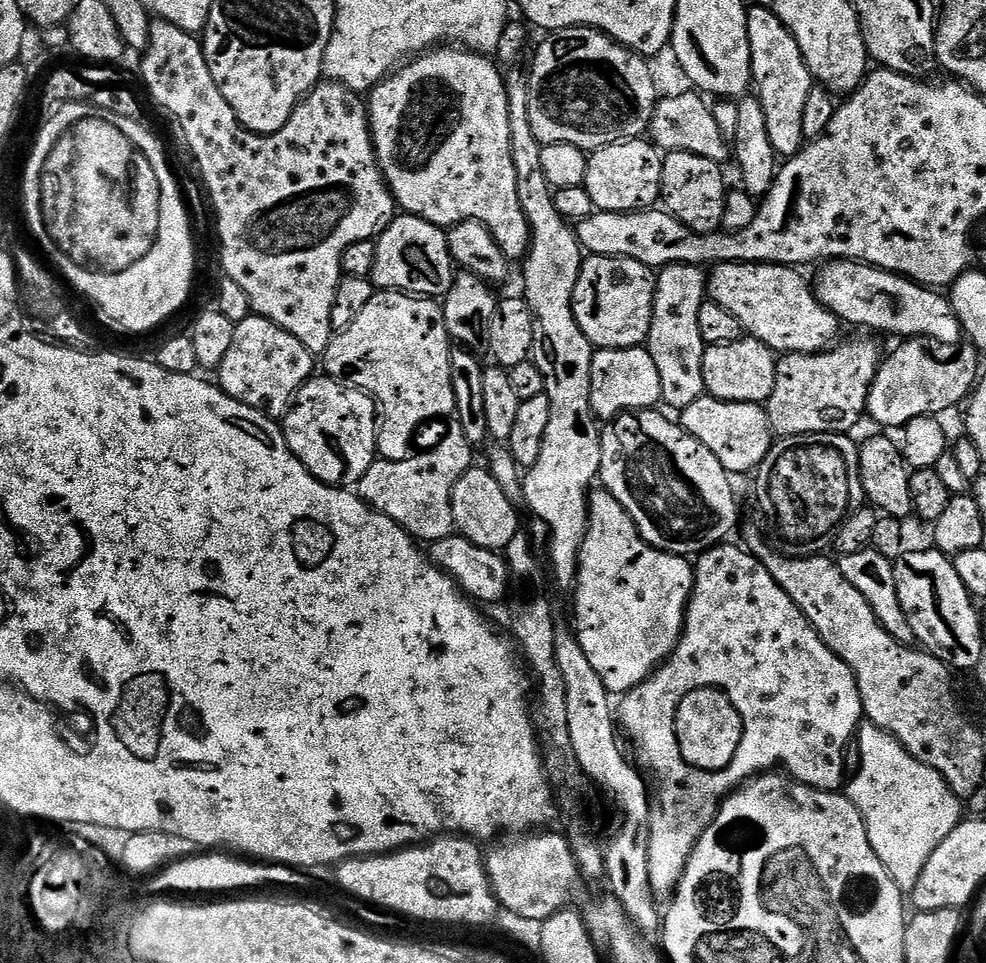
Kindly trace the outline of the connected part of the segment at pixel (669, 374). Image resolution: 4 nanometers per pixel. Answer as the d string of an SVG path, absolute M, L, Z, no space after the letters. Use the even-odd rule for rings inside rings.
M671 264L659 269L652 293L652 325L646 347L658 366L662 378L661 401L675 410L683 410L698 397L705 395L702 378L702 358L705 343L698 334L698 310L706 299L706 272L694 264Z

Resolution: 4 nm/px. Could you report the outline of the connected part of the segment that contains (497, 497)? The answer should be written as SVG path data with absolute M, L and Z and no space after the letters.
M484 466L468 469L452 491L452 522L455 531L483 548L504 550L510 540L521 531L520 516L516 513L517 505L506 498L506 490L498 486L492 473Z

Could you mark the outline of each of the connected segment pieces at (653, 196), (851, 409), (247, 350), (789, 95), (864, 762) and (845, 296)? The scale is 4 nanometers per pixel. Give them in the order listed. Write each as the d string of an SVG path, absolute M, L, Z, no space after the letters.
M647 139L624 140L620 144L611 144L605 148L595 149L588 156L586 178L583 187L590 194L597 210L602 212L639 212L653 207L652 203L660 200L660 183L664 161L655 144Z
M872 340L843 344L814 354L794 352L777 359L774 394L770 394L766 405L768 421L777 437L809 436L815 432L848 434L860 415L865 415L882 351Z
M249 314L236 324L234 342L230 342L230 350L226 350L226 358L222 358L218 369L219 387L224 393L264 416L282 418L292 407L297 392L306 381L312 379L314 353L294 334L282 330L265 316Z
M763 6L748 8L748 37L754 95L762 102L762 110L766 114L766 131L770 133L770 146L774 146L777 157L796 156L806 143L802 134L802 110L806 110L806 98L810 98L814 87L810 70L802 58L802 50L798 50L798 42L790 34L790 30L782 26L782 22L772 13L771 8Z
M861 723L854 737L854 744L855 747L860 747L860 769L853 776L851 773L847 781L848 801L860 817L864 832L868 835L868 845L878 862L897 886L911 886L916 883L920 871L926 866L928 856L946 838L946 834L950 834L960 823L961 801L948 790L948 785L934 769L914 759L889 732L884 732L877 724Z
M833 260L820 270L814 279L818 302L822 302L822 306L830 309L845 325L857 324L860 328L873 328L876 332L900 336L896 338L933 336L949 346L961 343L960 320L947 295L926 288L907 276L897 276L894 272L875 268L873 264L862 264L858 260Z

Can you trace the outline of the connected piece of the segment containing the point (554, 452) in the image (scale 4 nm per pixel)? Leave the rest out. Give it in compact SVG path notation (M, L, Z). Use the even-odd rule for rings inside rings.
M513 67L507 73L508 113L510 114L510 150L514 158L514 170L518 182L518 202L522 202L522 210L528 219L532 231L532 244L528 254L522 261L524 267L524 289L522 295L528 301L534 322L534 346L530 359L542 370L544 391L550 402L550 422L546 422L546 434L542 438L542 450L538 454L538 462L523 473L523 503L528 504L535 519L546 529L546 545L548 544L548 560L552 563L550 576L562 591L571 593L576 587L580 547L584 535L588 532L588 497L590 489L597 483L602 462L602 446L600 445L601 425L590 406L590 374L592 373L592 353L594 345L588 341L586 334L578 326L572 309L574 286L580 277L580 269L584 267L585 253L576 237L573 225L564 219L554 206L554 190L546 182L546 173L542 170L542 145L534 138L534 130L530 127L530 82L528 72Z

